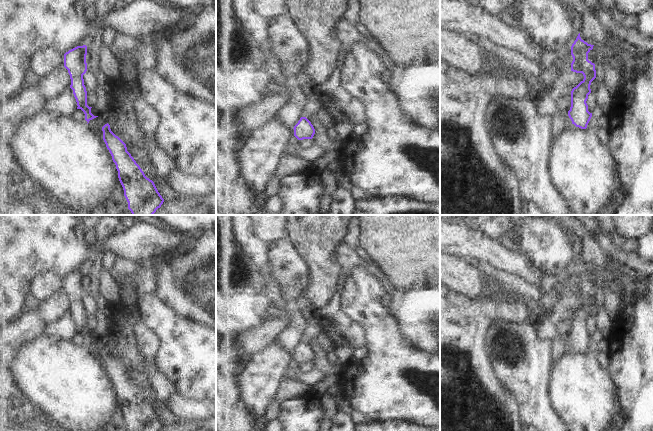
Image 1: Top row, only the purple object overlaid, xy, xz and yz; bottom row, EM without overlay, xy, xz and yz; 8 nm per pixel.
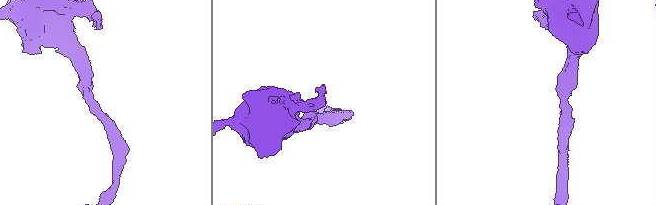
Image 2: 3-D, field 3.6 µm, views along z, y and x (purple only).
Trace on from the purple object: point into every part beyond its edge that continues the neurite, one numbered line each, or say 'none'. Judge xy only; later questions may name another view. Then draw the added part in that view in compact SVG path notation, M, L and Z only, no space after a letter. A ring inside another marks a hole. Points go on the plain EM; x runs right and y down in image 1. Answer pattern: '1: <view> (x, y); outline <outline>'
none

